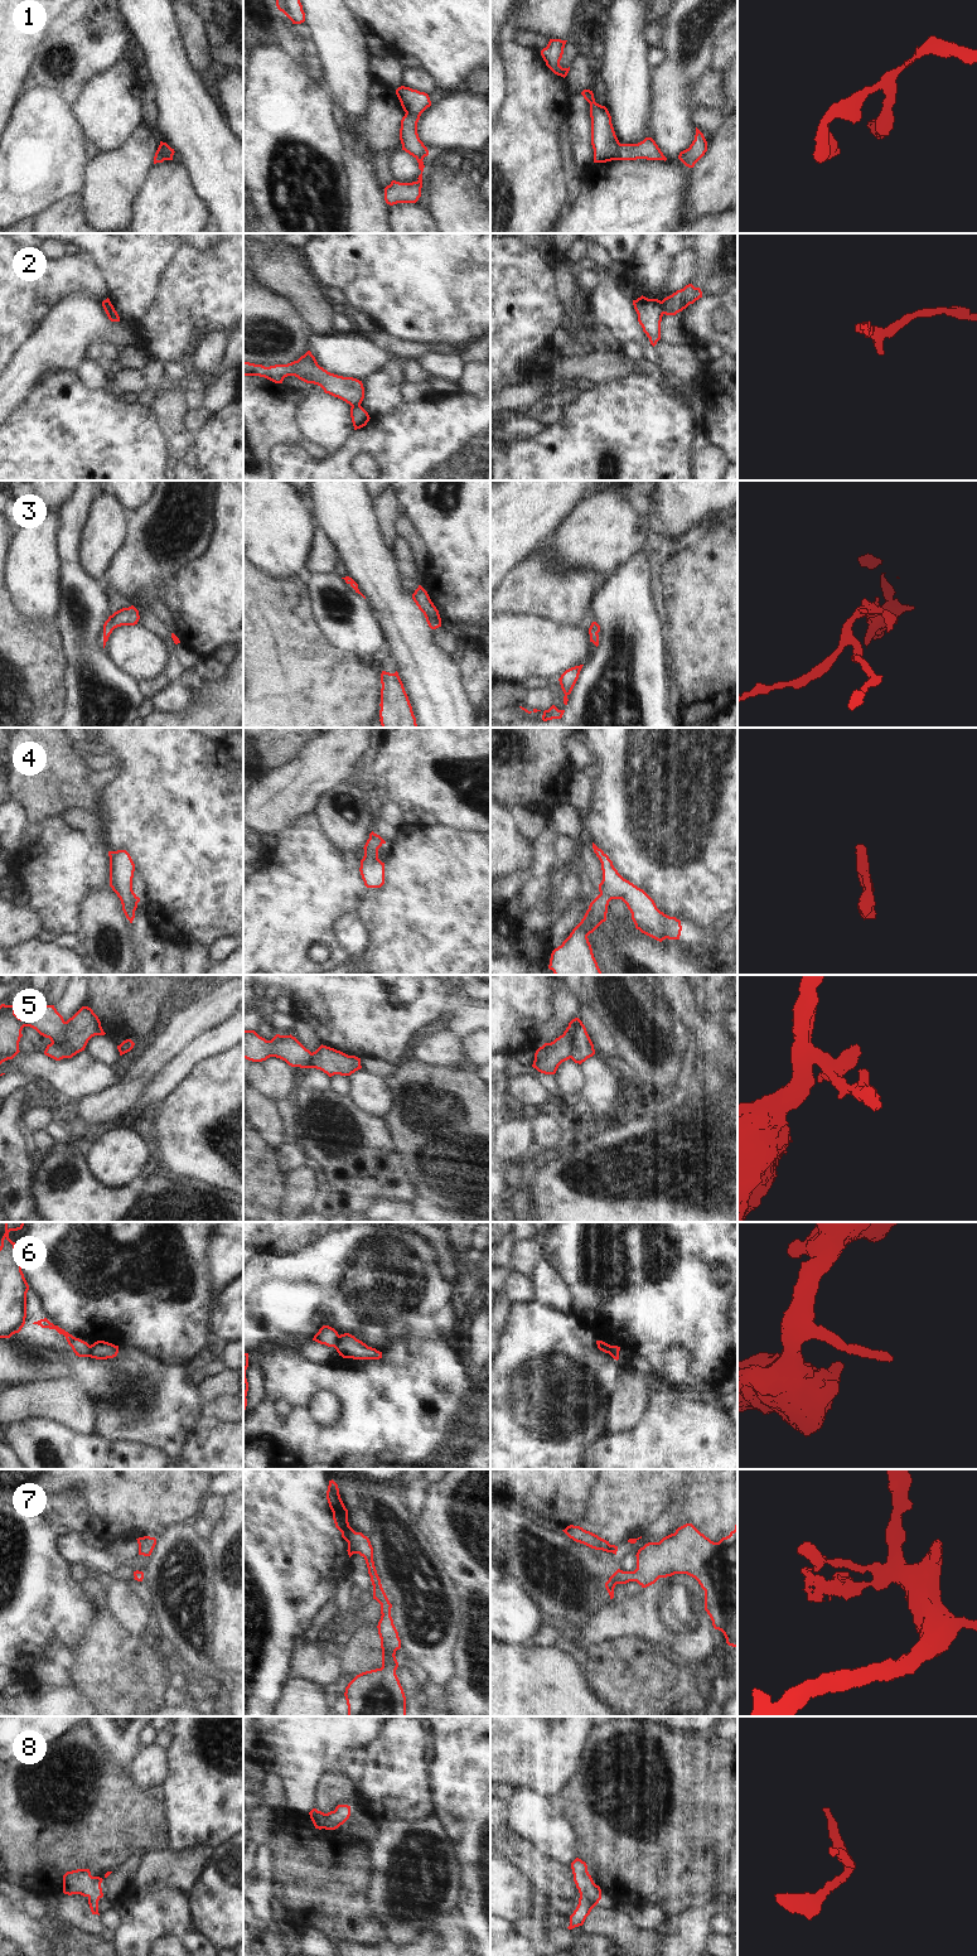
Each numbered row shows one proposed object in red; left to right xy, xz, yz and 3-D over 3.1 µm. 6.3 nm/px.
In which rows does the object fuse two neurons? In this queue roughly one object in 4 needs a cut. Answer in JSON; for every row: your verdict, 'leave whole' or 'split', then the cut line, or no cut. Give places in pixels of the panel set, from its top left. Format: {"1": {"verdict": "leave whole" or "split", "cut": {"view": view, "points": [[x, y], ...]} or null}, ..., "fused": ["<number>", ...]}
{"1": {"verdict": "split", "cut": {"view": "yz", "points": [[619, 143], [618, 159]]}}, "2": {"verdict": "split", "cut": {"view": "yz", "points": [[659, 302], [663, 313]]}}, "3": {"verdict": "leave whole", "cut": null}, "4": {"verdict": "leave whole", "cut": null}, "5": {"verdict": "split", "cut": {"view": "xy", "points": [[63, 1022], [63, 1041], [69, 1052], [68, 1057]]}}, "6": {"verdict": "split", "cut": {"view": "xy", "points": [[90, 1346], [87, 1356]]}}, "7": {"verdict": "leave whole", "cut": null}, "8": {"verdict": "leave whole", "cut": null}, "fused": ["1", "2", "5", "6"]}

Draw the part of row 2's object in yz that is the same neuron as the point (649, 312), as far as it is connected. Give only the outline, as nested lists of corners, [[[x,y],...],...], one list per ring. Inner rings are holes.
[[[642,295],[637,300],[633,300],[633,305],[638,314],[638,322],[642,325],[643,332],[654,347],[661,339],[661,322],[663,317],[661,300],[648,299]]]

